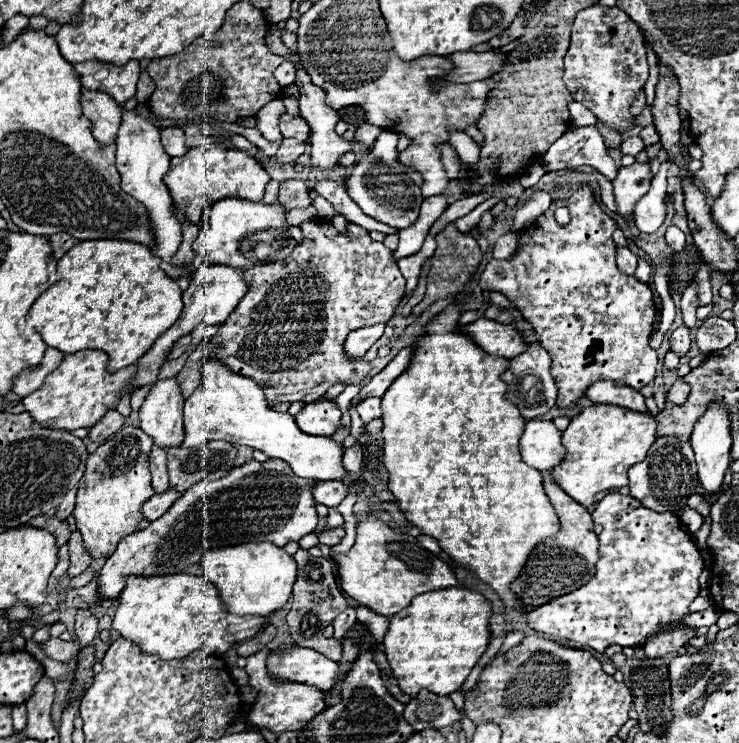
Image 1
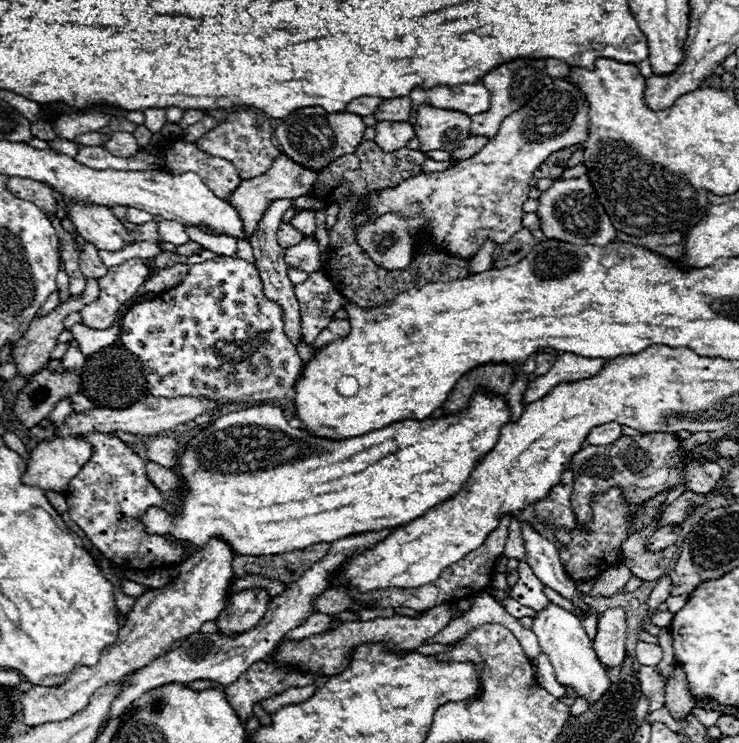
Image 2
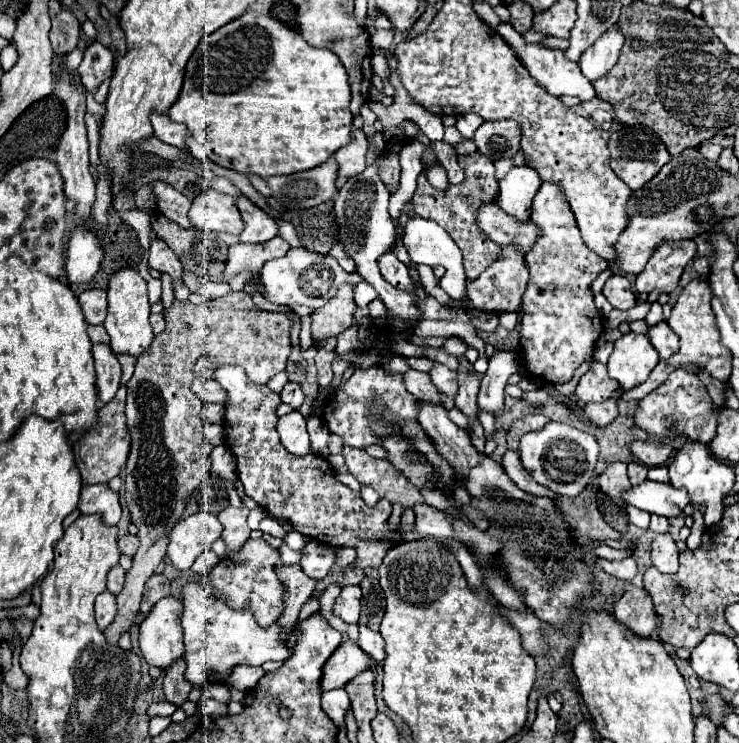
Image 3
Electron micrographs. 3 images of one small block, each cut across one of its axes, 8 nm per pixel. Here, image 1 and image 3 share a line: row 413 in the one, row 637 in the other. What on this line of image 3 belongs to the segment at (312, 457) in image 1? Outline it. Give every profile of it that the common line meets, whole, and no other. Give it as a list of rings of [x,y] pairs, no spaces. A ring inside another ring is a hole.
[[[190,582],[182,588],[184,602],[184,660],[186,660],[186,680],[194,686],[206,686],[208,678],[220,682],[232,674],[232,668],[238,664],[262,666],[268,660],[286,660],[288,650],[286,642],[280,640],[280,626],[272,626],[268,630],[260,628],[250,610],[232,610],[222,600],[216,600],[210,594],[210,586],[206,582]]]

